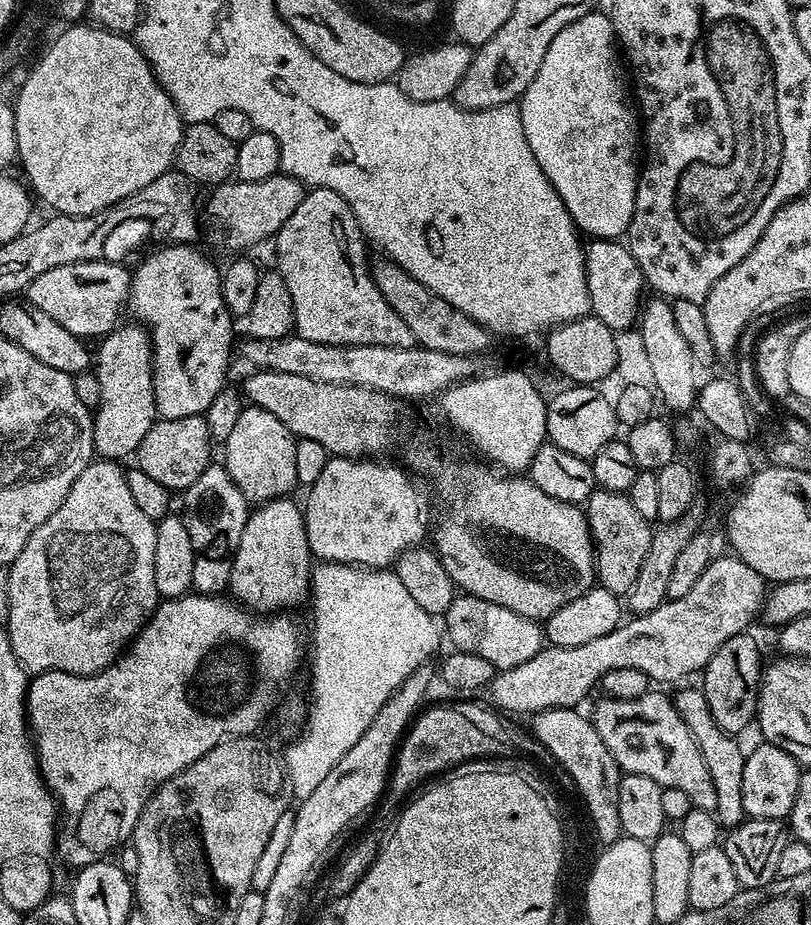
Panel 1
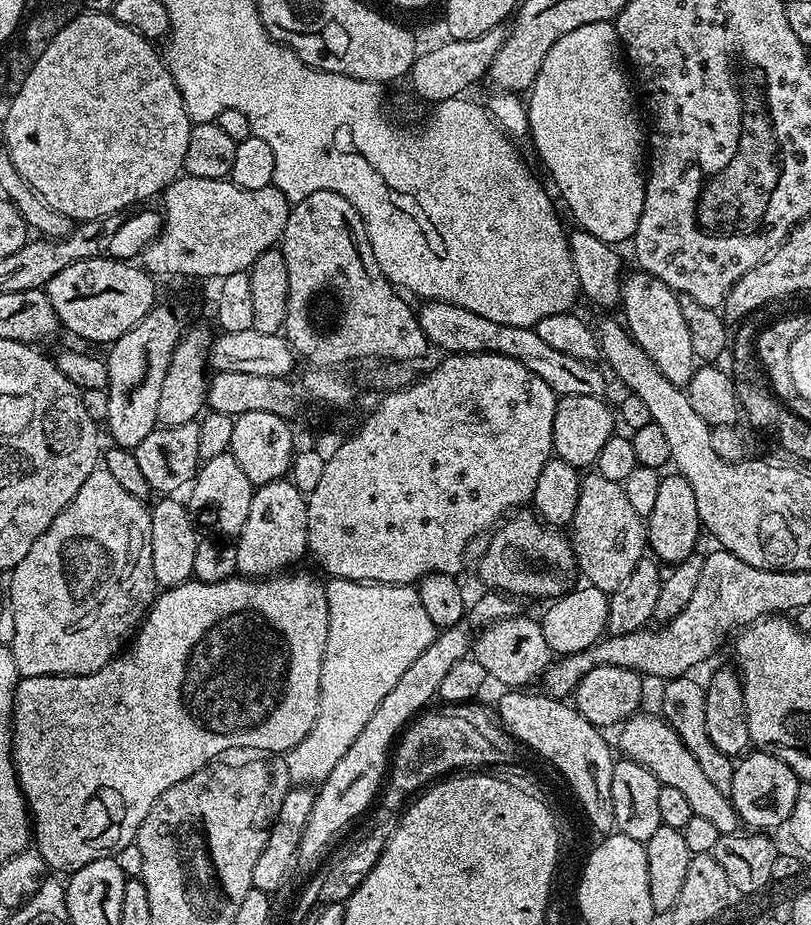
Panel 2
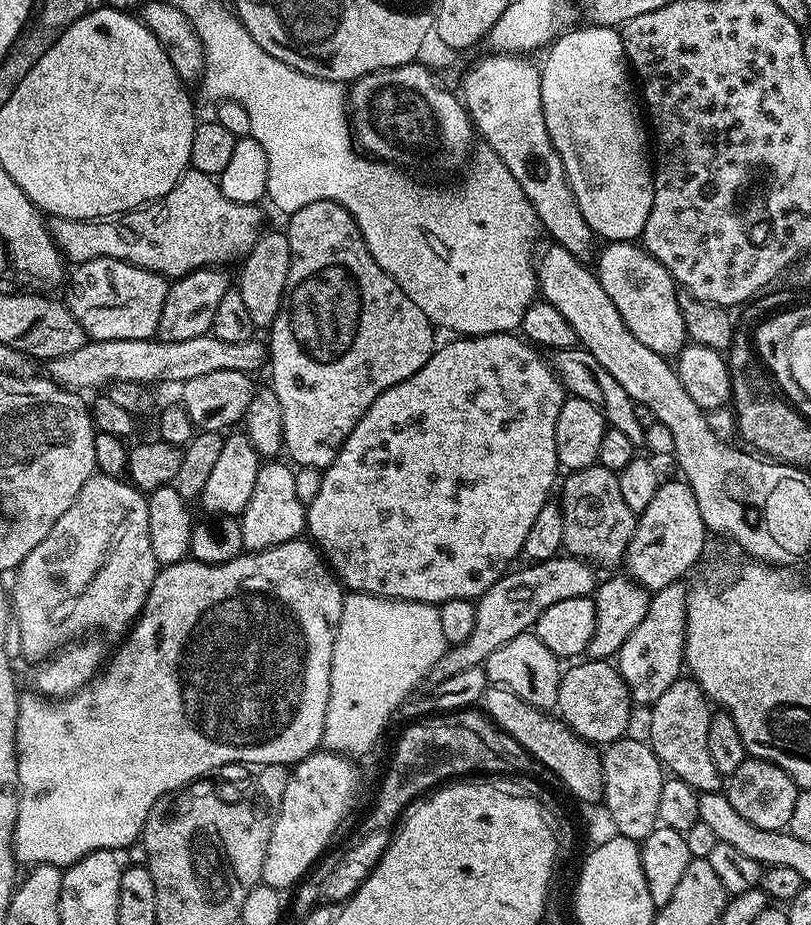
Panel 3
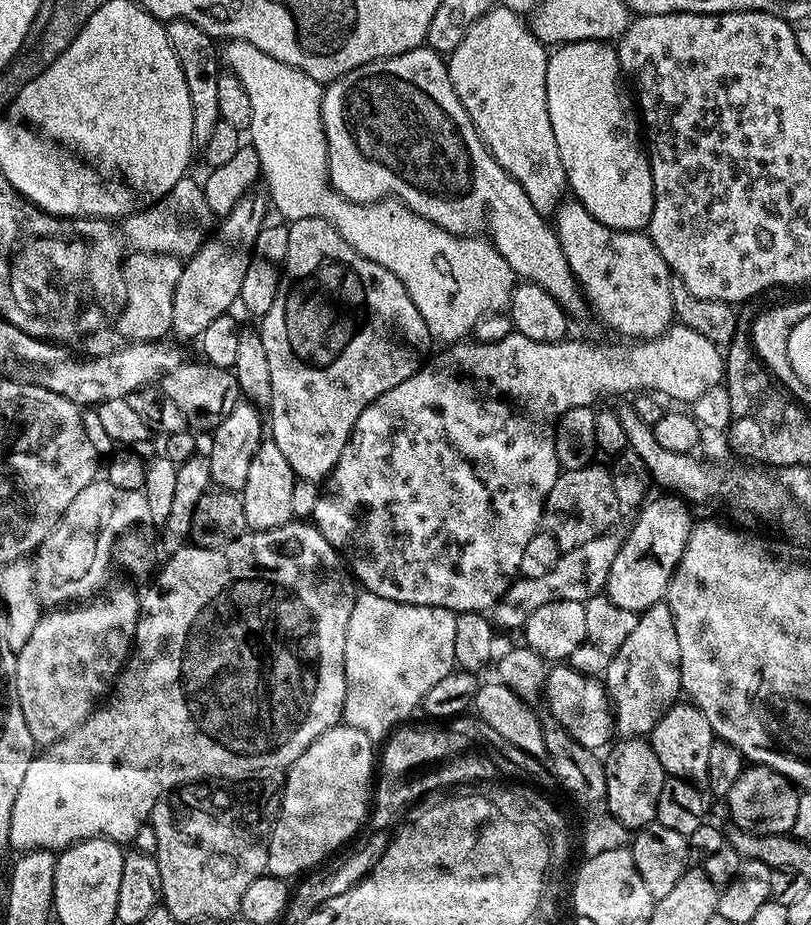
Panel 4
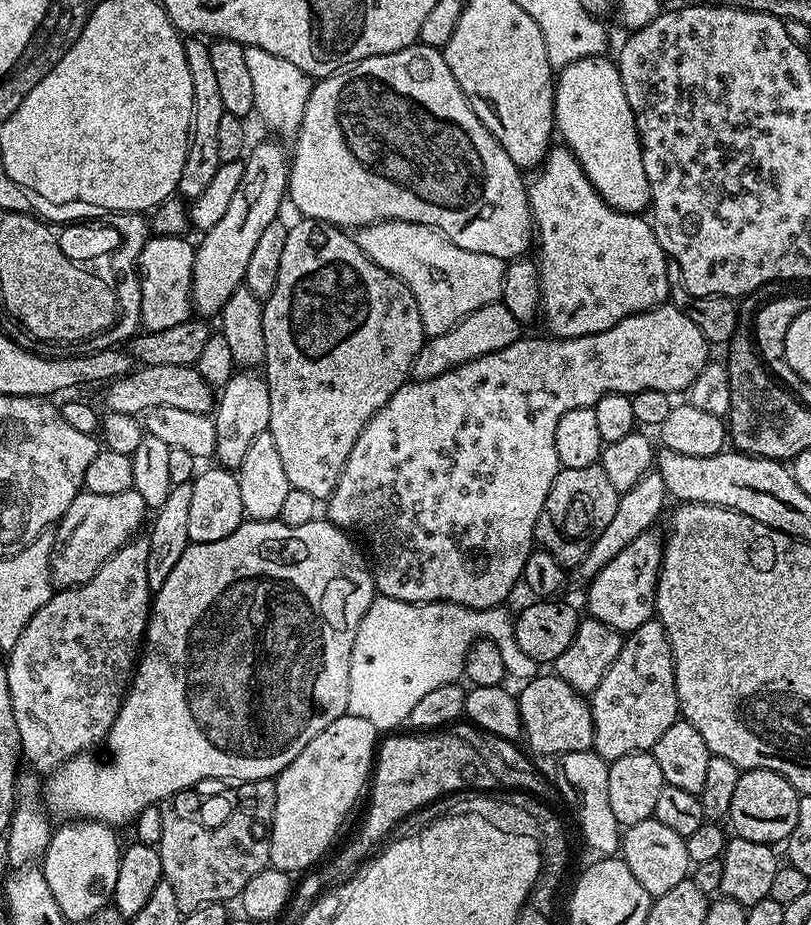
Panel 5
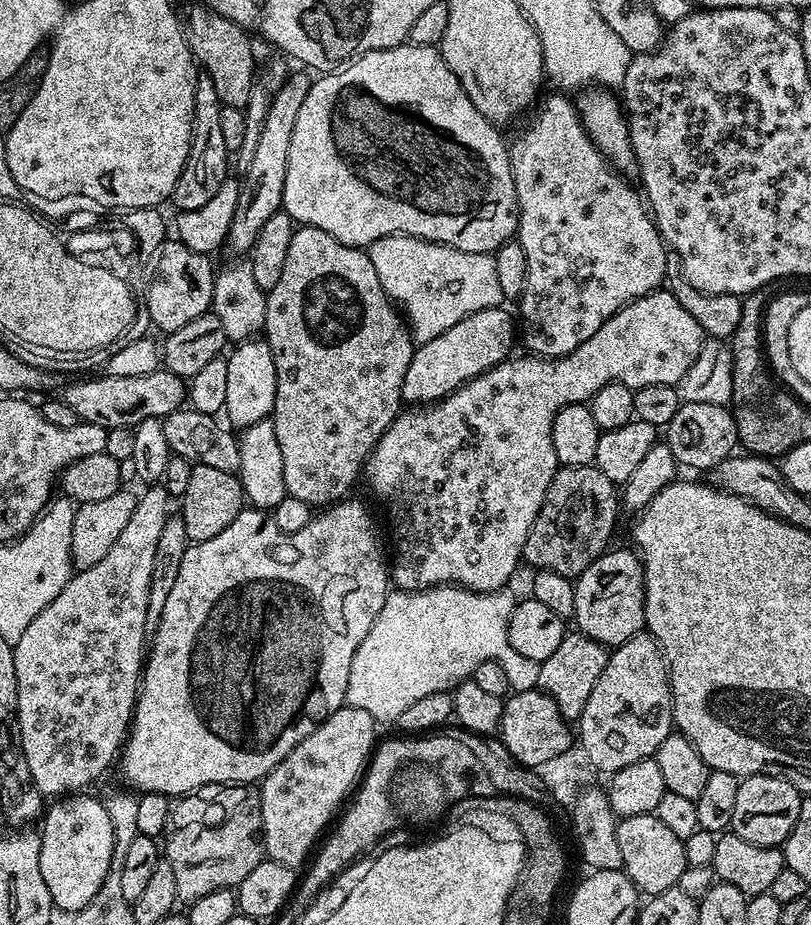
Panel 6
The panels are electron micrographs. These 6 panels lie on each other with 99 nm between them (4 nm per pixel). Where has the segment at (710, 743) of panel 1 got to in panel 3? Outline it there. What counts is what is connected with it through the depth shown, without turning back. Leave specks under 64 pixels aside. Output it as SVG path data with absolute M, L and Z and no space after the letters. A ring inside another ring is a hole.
M681 678L663 692L658 702L650 705L652 717L648 720L646 739L661 764L675 779L686 782L698 794L718 792L725 787L725 777L721 776L714 758L710 758L710 722L714 712L710 701L704 695L702 686L691 678Z

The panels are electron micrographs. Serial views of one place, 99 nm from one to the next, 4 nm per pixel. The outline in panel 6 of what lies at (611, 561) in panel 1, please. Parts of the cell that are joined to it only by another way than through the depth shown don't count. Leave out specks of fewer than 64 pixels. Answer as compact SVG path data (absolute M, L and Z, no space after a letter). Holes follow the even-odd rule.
M592 464L557 467L554 478L546 490L546 498L542 498L542 510L538 510L530 526L522 557L523 563L533 564L533 569L536 570L553 571L554 574L569 578L581 576L609 547L608 539L616 528L616 515L619 512L622 512L622 500L618 495L617 485L612 484L610 478L602 474L602 470L598 470Z

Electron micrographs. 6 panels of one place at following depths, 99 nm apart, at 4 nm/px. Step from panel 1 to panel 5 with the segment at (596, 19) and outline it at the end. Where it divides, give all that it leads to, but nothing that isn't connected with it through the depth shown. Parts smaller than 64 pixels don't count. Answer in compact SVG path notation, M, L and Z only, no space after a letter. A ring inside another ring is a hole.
M607 55L591 56L570 62L559 69L555 77L556 86L556 118L555 131L563 143L578 158L586 178L598 190L600 197L611 208L620 212L643 213L651 205L650 182L646 178L646 166L642 166L642 150L640 135L634 122L634 110L630 110L630 102L626 102L626 90L622 90L622 78L619 67L608 61Z

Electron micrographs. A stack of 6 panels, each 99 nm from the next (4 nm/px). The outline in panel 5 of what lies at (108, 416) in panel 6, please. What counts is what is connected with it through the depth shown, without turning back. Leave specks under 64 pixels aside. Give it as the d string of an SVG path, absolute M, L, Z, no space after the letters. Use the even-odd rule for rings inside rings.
M145 364L113 380L103 389L104 408L118 414L139 417L154 406L175 406L178 410L190 410L190 414L208 414L214 408L214 390L198 374L195 366L150 366Z

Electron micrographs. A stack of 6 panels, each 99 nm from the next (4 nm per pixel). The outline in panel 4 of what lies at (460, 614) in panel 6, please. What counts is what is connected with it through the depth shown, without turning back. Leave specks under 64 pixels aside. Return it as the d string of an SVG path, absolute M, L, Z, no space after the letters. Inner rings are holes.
M361 591L354 602L354 610L350 610L350 626L346 626L346 654L344 655L346 698L344 699L343 723L349 724L354 730L362 730L362 734L366 734L374 742L383 741L393 729L403 725L409 719L407 716L415 708L419 709L423 705L426 694L430 694L430 686L442 682L442 678L446 678L446 674L450 674L456 668L456 659L454 658L454 626L456 625L456 618L457 613L445 608L399 604L398 602L390 602L390 598L378 598L378 594Z

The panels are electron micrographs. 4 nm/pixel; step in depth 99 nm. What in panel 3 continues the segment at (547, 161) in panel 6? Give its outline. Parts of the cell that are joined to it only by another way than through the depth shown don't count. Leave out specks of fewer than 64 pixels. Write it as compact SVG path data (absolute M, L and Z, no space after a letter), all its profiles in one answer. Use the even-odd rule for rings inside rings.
M618 240L603 245L604 249L595 257L594 271L602 282L602 290L610 294L614 306L618 306L618 314L622 314L622 322L626 322L626 330L642 342L642 346L650 346L654 354L665 358L675 358L686 347L688 335L682 322L682 310L678 306L676 293L678 285L672 279L670 270L658 262L639 243Z

